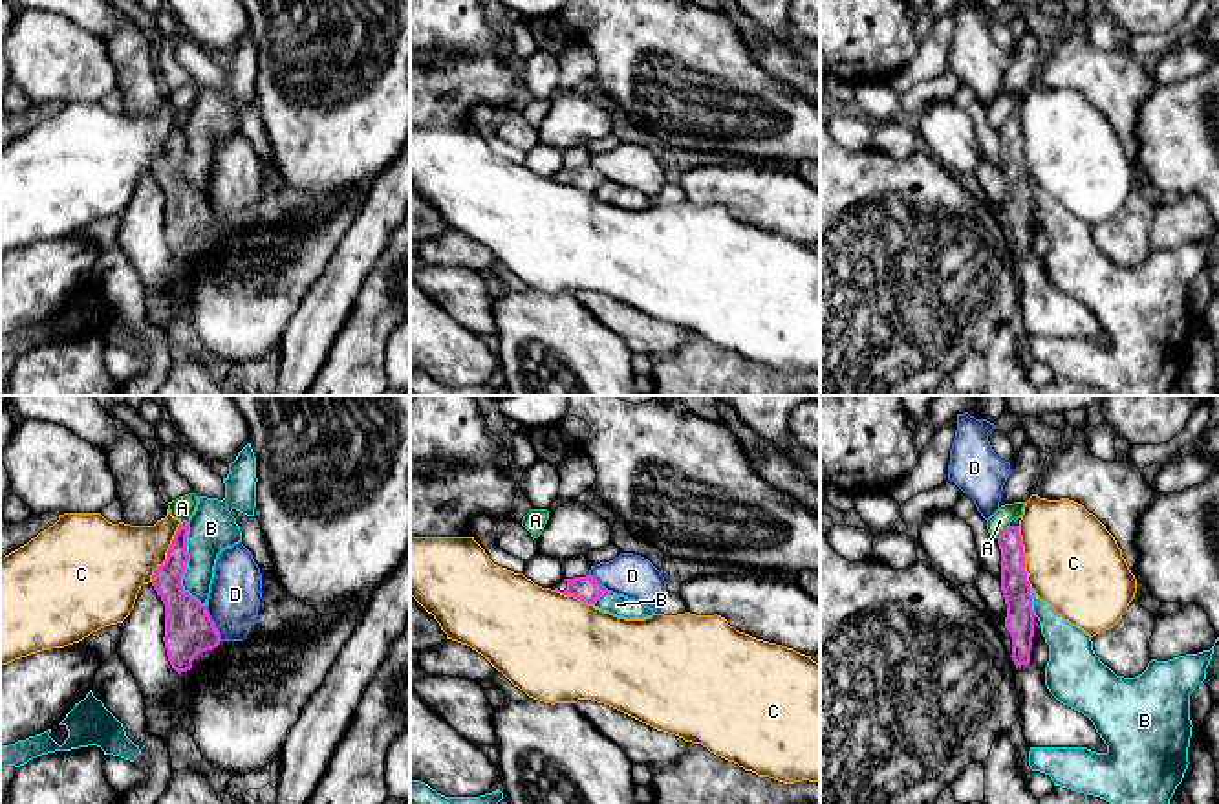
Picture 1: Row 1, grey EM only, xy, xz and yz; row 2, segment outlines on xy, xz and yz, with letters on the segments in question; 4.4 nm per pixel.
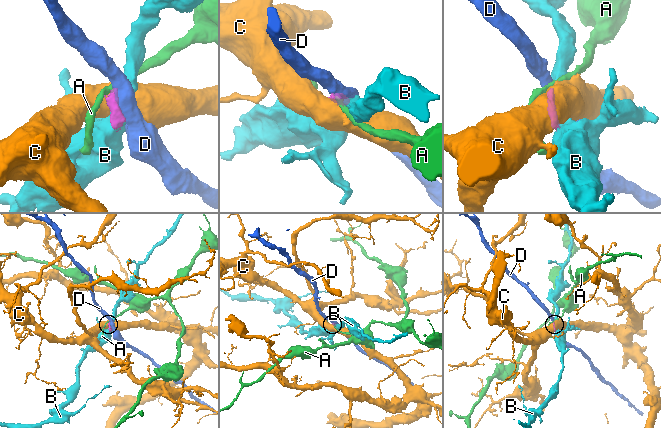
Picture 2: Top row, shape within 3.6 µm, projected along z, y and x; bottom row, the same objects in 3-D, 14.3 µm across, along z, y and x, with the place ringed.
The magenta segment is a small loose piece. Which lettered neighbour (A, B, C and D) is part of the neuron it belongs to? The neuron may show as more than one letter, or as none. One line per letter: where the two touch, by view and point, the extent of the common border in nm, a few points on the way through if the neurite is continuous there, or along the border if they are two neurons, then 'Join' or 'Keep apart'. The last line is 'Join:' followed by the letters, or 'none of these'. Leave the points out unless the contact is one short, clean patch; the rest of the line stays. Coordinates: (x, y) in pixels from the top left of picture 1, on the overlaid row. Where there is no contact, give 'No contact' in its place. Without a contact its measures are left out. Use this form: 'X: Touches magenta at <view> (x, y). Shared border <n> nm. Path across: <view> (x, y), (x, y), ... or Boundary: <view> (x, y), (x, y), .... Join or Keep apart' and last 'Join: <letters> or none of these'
A: Touches magenta at yz (1003, 532). Shared border 90 nm. Boundary: yz (1009, 524), (998, 539). Keep apart
B: Touches magenta at xy (185, 566). Shared border 380 nm. Keep apart
C: Touches magenta at xy (167, 552). Shared border 300 nm. Boundary: xy (182, 522), (167, 557), (154, 570), (151, 581). Keep apart
D: Touches magenta at xy (213, 623). Shared border 170 nm. Keep apart
Join: none of these

